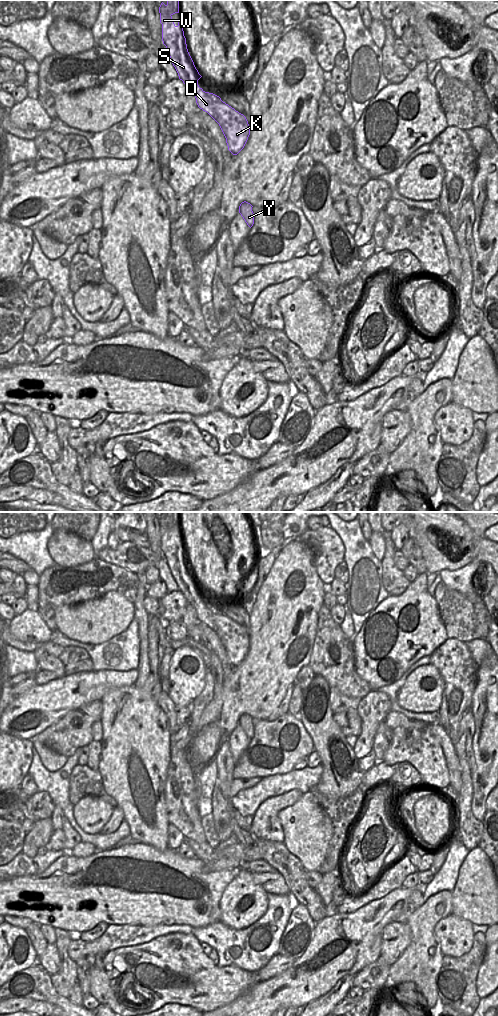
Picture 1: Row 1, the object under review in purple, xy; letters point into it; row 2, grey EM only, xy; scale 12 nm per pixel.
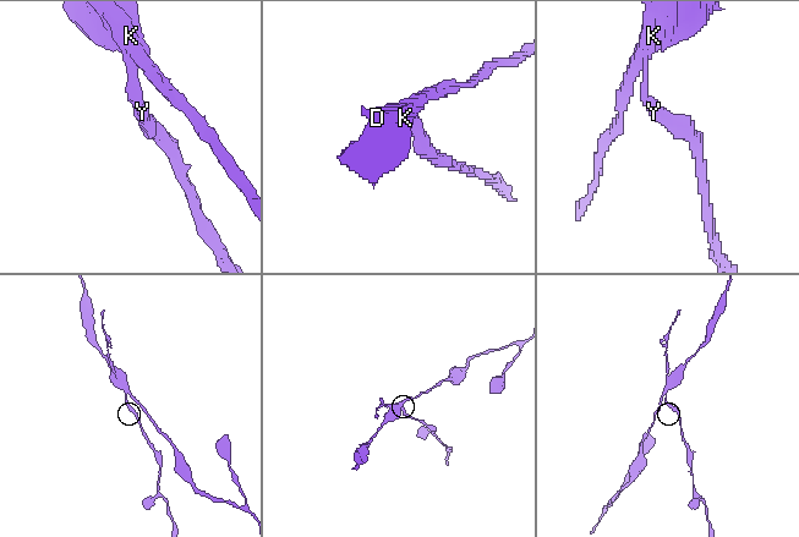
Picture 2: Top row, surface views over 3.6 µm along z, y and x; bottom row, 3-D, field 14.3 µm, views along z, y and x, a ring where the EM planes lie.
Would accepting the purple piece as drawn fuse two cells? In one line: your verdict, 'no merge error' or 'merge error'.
merge error

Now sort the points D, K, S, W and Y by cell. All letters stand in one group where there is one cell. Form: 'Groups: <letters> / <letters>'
Groups: D S W Y / K

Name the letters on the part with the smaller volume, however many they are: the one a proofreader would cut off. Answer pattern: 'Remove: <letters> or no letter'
Remove: D, S, W, Y

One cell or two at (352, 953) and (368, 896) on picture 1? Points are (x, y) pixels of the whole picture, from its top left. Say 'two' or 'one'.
two

